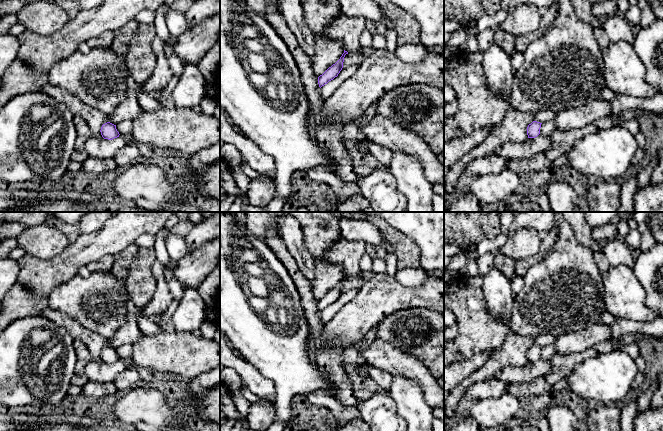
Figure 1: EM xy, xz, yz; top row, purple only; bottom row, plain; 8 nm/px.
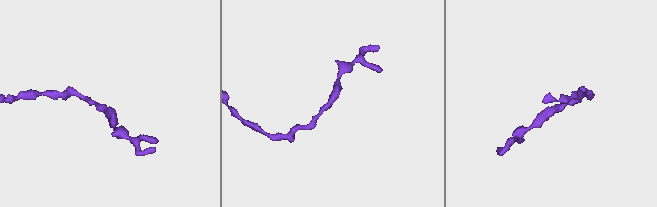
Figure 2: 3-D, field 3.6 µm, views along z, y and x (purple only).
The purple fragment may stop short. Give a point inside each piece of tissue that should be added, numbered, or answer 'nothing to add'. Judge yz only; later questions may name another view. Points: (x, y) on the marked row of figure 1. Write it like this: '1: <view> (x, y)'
nothing to add

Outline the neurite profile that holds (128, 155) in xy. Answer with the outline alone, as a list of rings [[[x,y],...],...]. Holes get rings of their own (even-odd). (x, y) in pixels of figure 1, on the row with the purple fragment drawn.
[[[128,143],[118,150],[112,159],[115,161],[117,167],[126,168],[138,162],[139,158],[140,151],[135,143]]]

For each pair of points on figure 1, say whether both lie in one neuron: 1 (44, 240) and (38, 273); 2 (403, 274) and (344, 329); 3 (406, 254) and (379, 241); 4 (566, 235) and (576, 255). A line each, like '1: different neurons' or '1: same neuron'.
1: different neurons
2: different neurons
3: different neurons
4: same neuron

